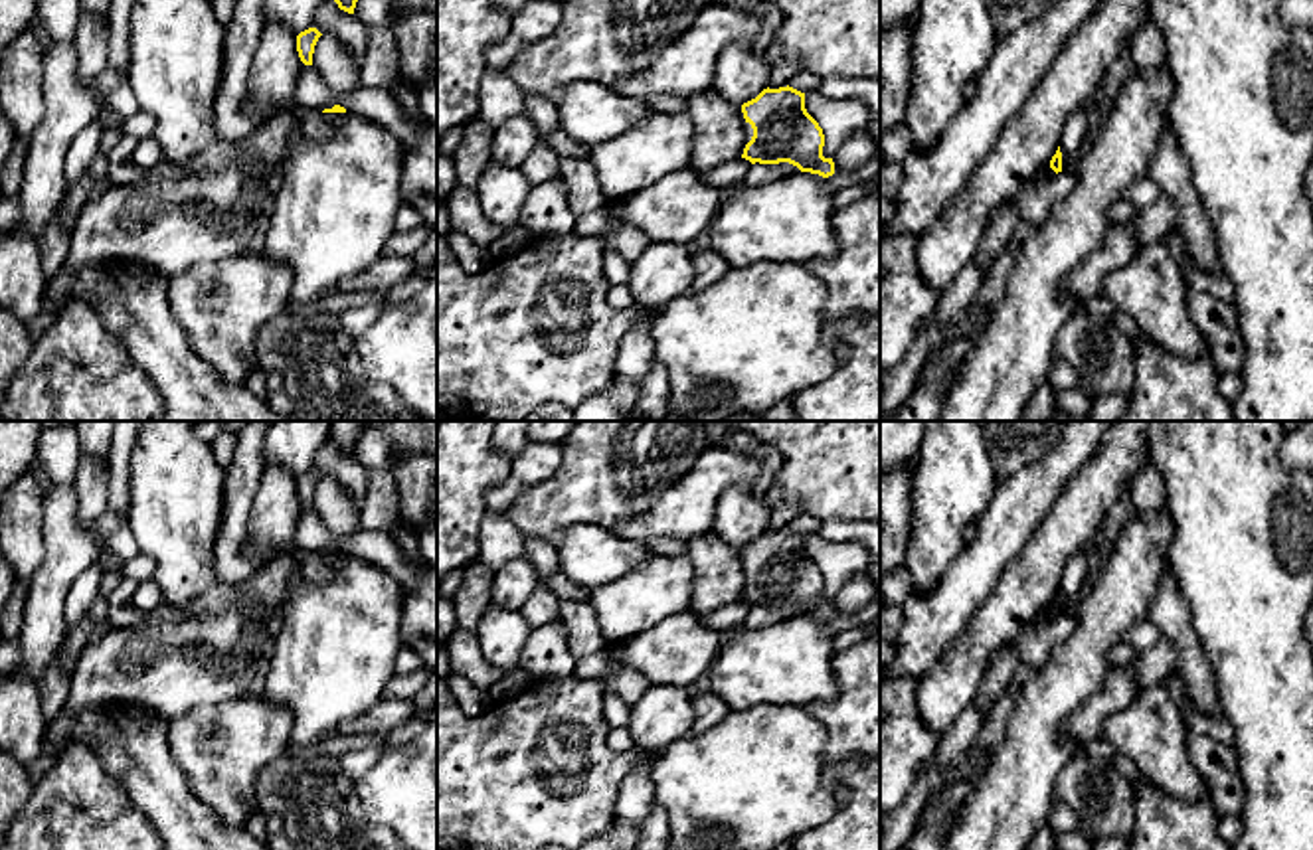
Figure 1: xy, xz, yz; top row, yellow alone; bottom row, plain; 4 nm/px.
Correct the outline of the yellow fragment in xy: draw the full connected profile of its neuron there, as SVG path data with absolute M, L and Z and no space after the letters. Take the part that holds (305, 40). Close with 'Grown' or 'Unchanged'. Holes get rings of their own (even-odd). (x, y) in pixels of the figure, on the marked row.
M308 28L297 36L297 51L305 65L312 65L314 45L320 36L316 28Z. Unchanged

